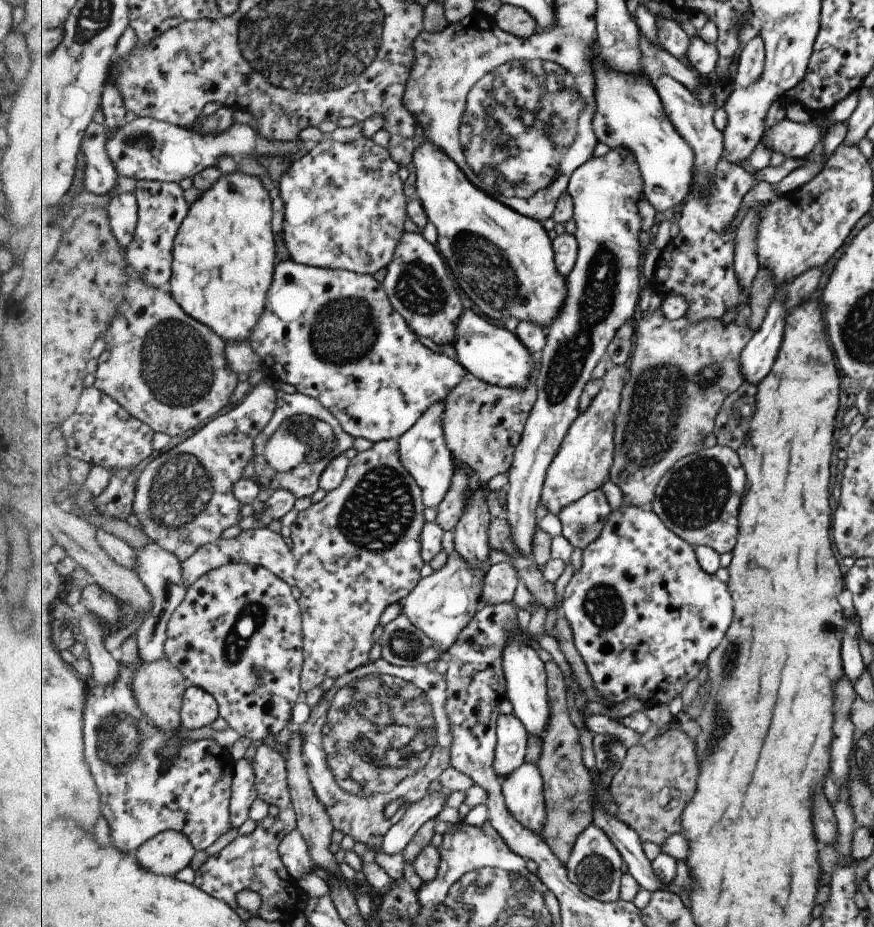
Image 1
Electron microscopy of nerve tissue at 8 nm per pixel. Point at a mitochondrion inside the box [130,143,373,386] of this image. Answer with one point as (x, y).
(324, 346)

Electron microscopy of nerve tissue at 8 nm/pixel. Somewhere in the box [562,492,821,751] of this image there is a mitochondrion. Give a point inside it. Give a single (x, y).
(584, 529)

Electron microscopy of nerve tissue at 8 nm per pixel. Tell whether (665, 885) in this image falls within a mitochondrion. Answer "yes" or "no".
no

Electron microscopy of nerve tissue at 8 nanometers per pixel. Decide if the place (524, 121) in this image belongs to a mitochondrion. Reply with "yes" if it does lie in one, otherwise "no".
yes

